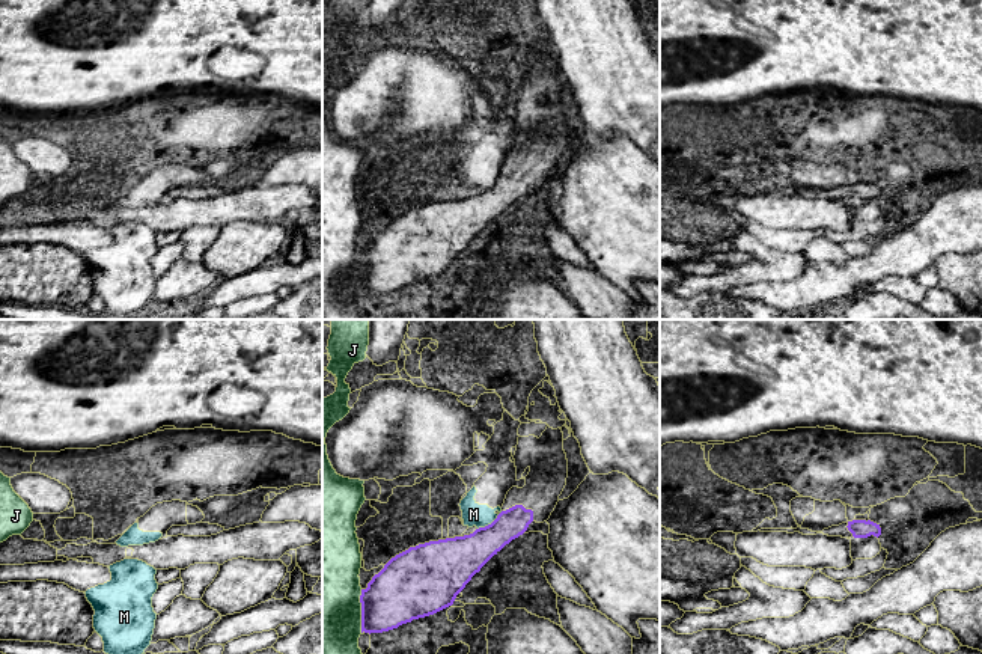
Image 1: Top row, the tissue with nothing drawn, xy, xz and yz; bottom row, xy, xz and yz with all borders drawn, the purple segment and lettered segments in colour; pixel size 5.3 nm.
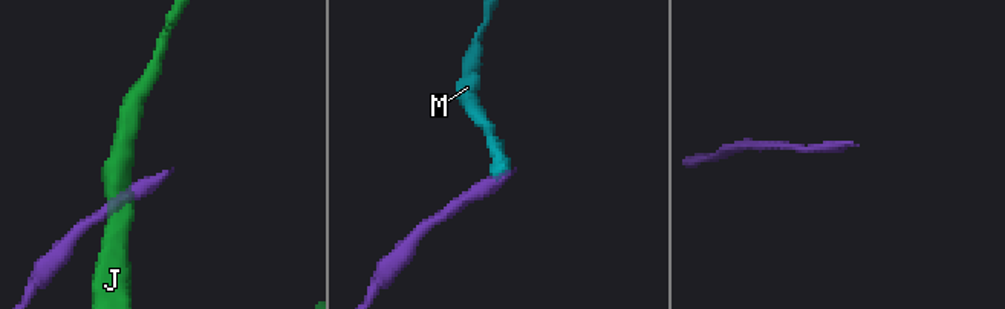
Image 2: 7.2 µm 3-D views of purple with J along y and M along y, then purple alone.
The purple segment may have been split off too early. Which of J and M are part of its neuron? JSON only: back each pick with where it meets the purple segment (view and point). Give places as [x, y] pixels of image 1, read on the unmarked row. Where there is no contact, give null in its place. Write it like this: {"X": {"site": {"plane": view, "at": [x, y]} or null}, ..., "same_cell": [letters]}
{"same_cell": []}

